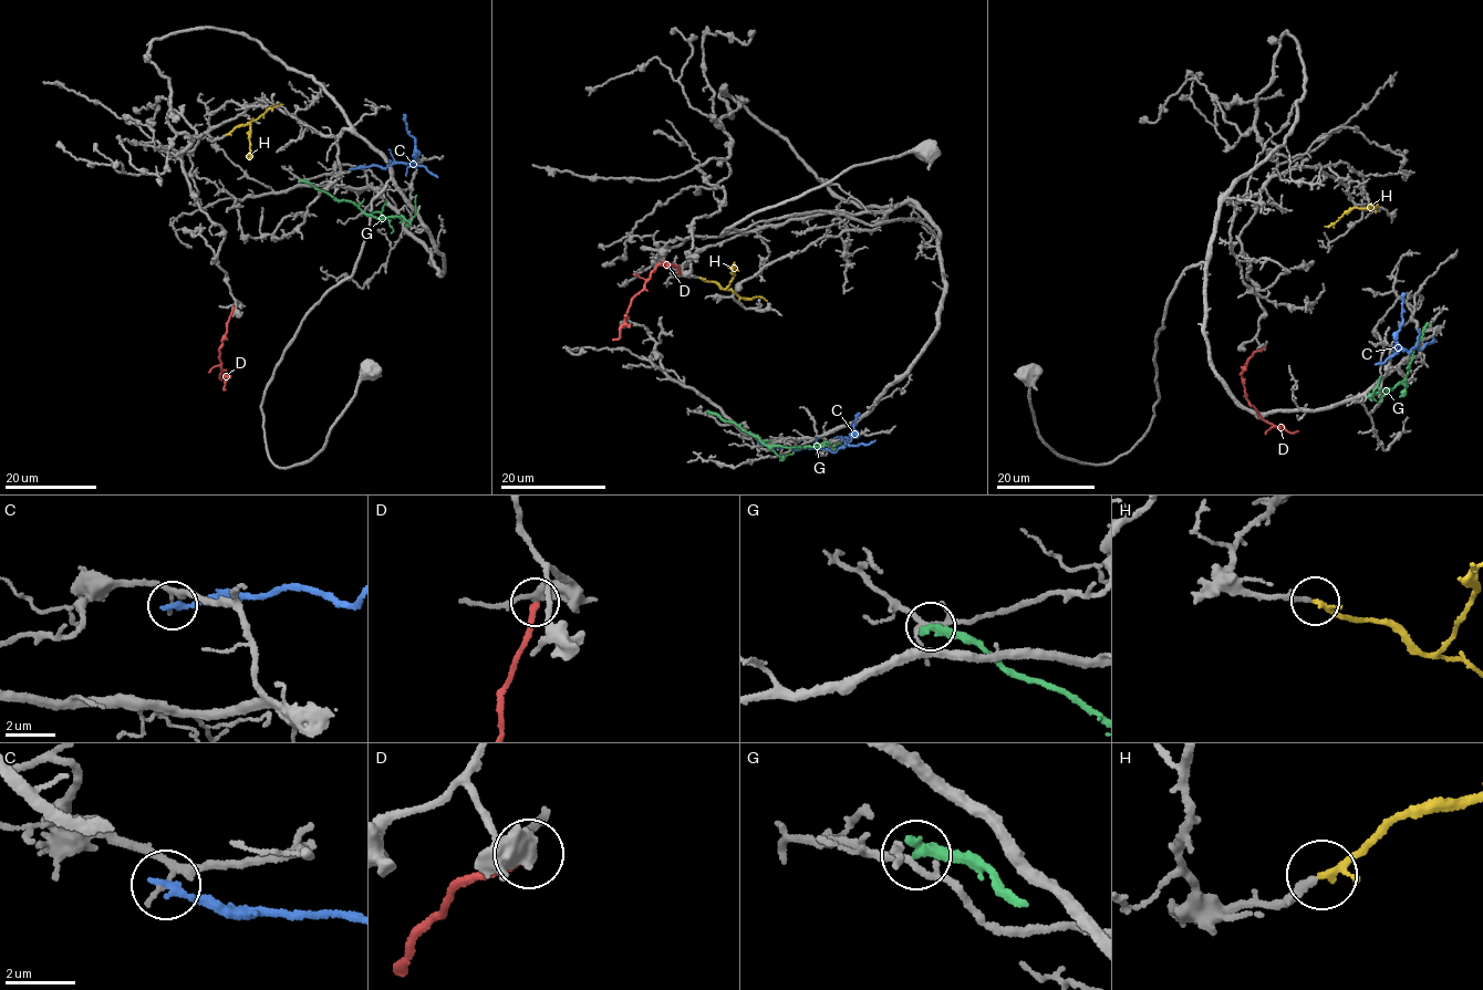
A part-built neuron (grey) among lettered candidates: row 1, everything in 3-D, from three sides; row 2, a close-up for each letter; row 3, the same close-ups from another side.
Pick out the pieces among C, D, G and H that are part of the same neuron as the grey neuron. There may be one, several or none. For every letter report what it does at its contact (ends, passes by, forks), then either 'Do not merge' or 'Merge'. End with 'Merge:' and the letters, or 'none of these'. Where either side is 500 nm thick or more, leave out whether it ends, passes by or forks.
C: It ends there. Do not merge
D: It ends there. Do not merge
G: It ends there. Do not merge
H: It ends there. Merge
Merge: H

